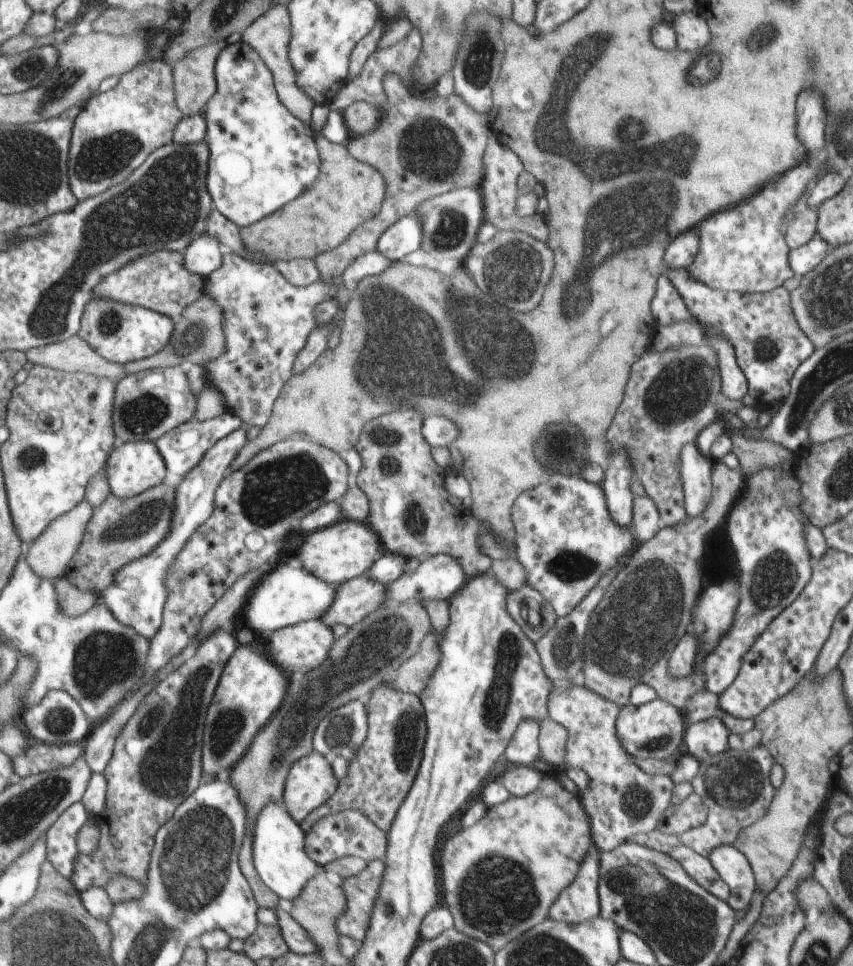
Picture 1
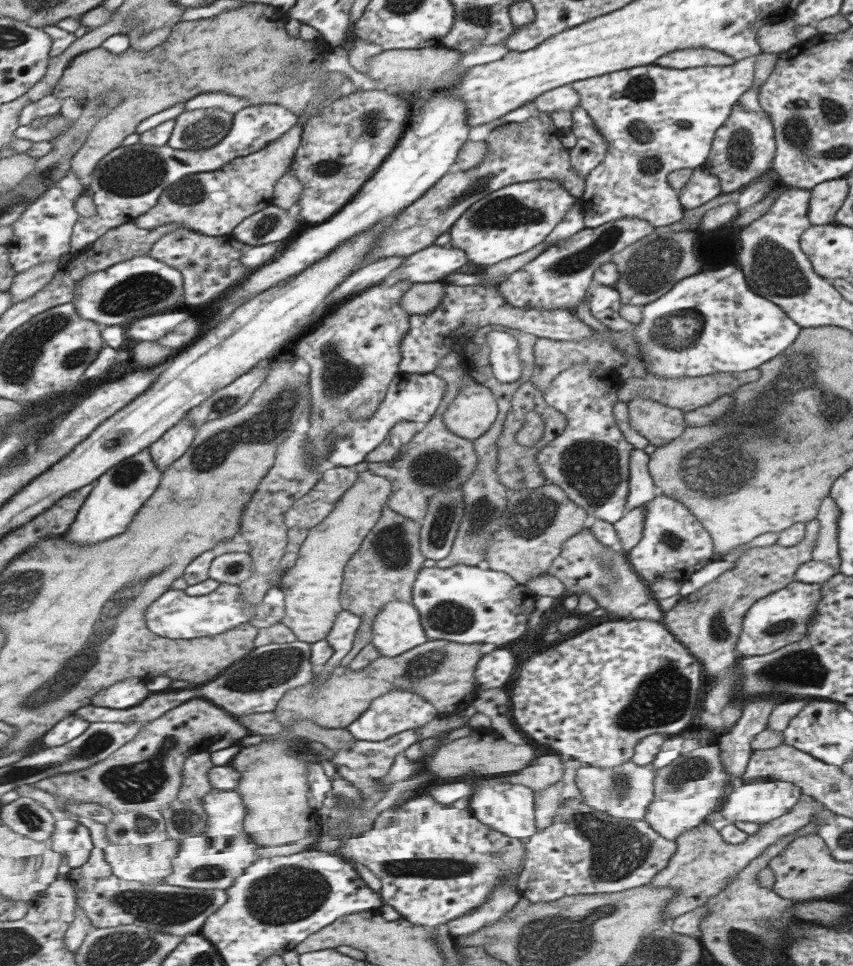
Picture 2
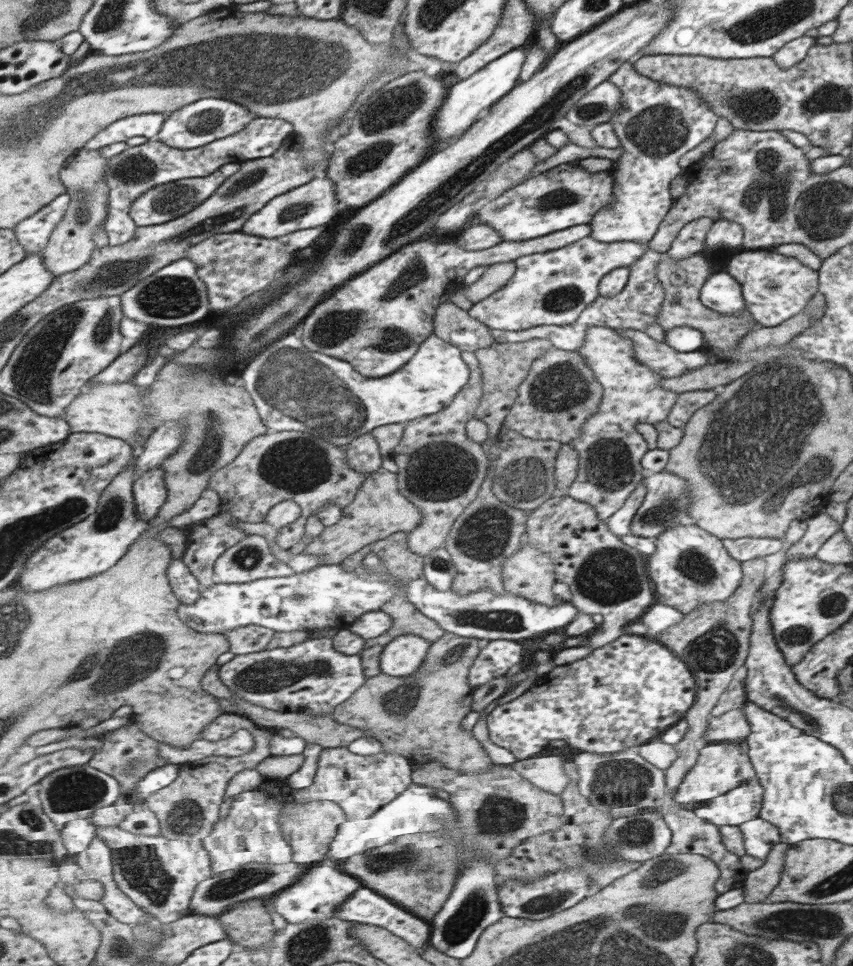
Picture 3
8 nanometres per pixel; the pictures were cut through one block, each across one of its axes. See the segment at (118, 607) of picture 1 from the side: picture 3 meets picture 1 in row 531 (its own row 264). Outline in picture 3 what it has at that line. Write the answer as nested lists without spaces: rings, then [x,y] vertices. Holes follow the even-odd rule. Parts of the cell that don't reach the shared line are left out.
[[[185,258],[175,264],[169,264],[167,268],[159,270],[151,278],[139,282],[135,288],[125,292],[123,308],[125,308],[125,318],[175,330],[205,318],[211,308],[211,294],[207,282],[203,280],[203,276],[199,276],[199,266],[195,264],[195,260]]]

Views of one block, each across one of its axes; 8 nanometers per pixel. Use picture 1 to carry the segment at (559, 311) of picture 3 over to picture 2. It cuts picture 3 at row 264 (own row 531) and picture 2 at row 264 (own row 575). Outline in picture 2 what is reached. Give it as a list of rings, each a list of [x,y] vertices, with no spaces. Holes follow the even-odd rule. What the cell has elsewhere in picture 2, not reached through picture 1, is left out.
[[[637,218],[617,220],[613,224],[605,224],[599,228],[585,228],[573,234],[571,238],[555,242],[551,248],[545,248],[539,256],[535,256],[535,260],[531,260],[513,276],[507,276],[507,280],[499,282],[495,288],[499,296],[513,308],[537,312],[573,310],[589,292],[589,284],[595,272],[603,264],[611,264],[613,256],[617,256],[621,250],[629,248],[637,240],[649,236],[651,232],[653,226]]]

